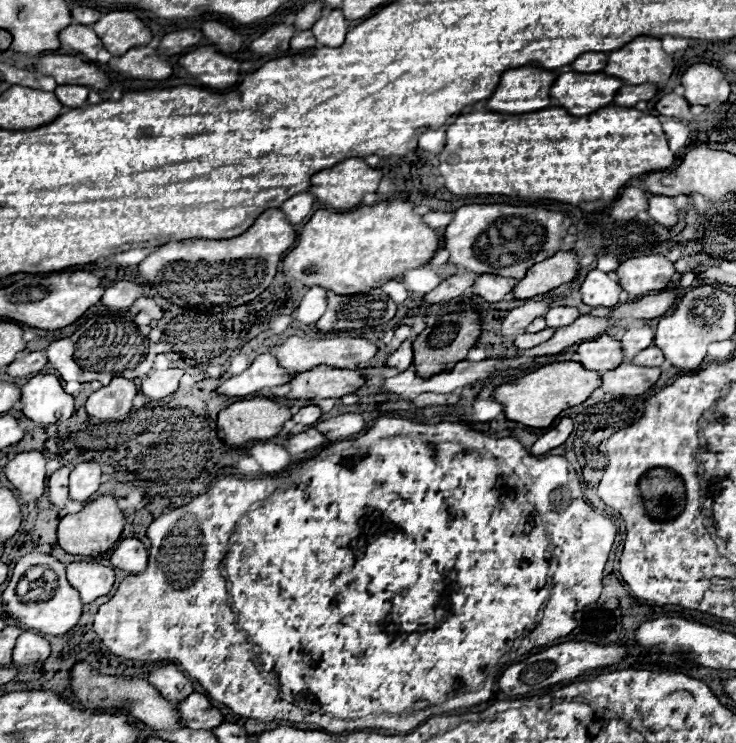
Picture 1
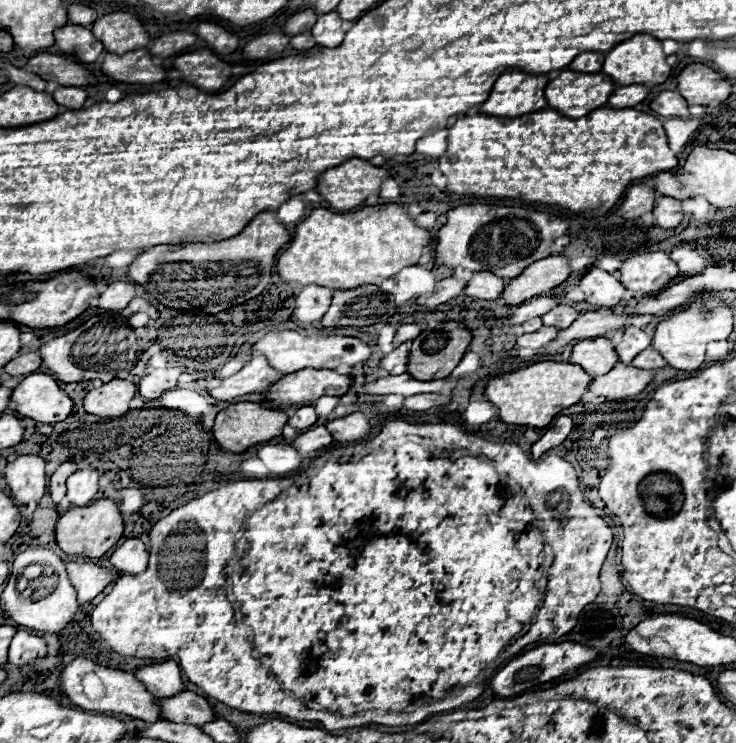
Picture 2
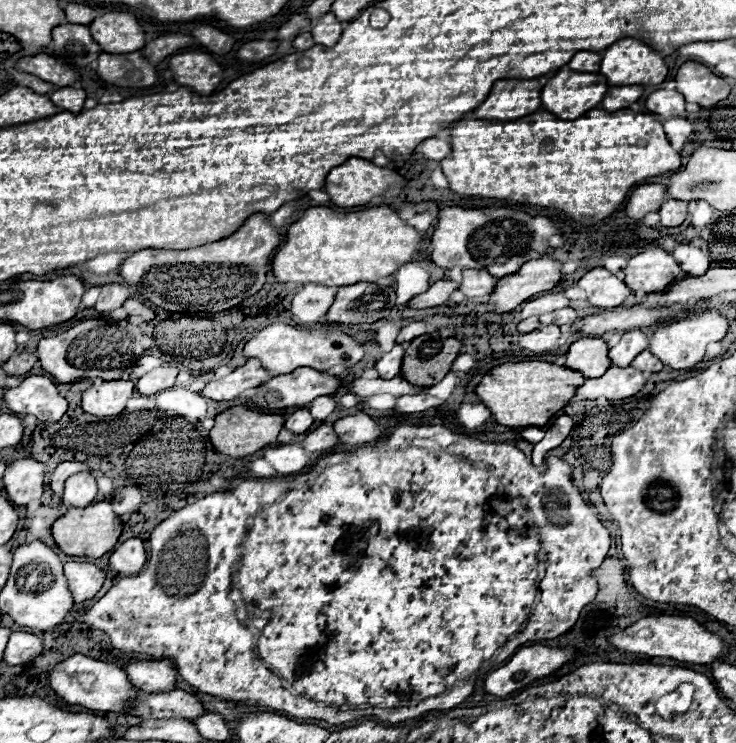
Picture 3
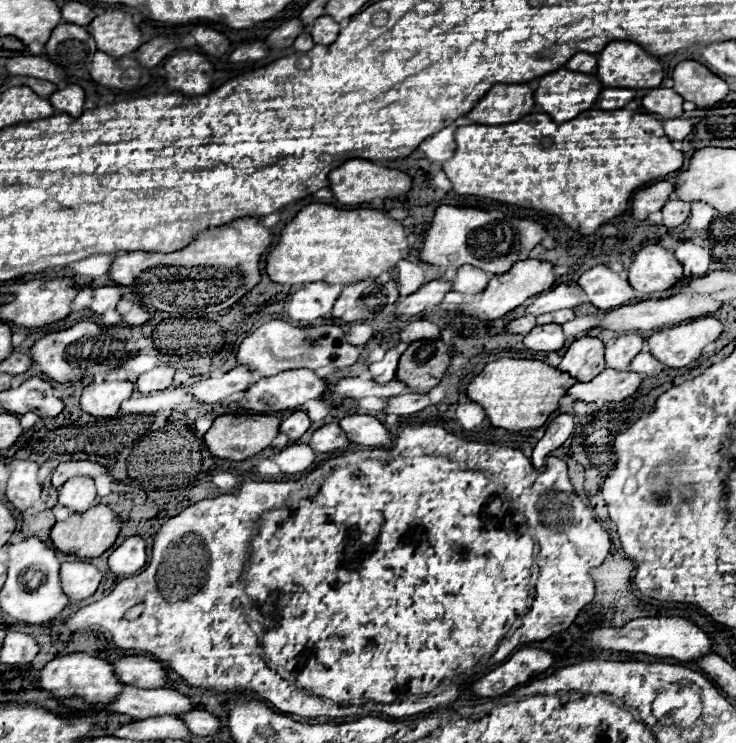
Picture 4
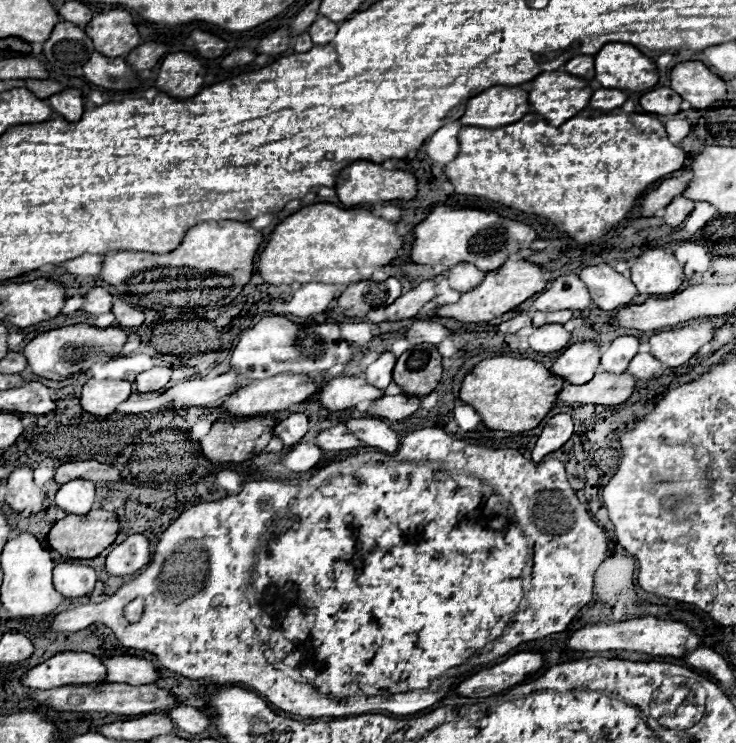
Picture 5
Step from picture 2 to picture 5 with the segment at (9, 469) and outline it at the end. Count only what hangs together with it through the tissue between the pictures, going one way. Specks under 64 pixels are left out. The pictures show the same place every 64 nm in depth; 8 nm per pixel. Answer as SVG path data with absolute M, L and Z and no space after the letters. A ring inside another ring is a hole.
M18 466L8 476L6 504L14 512L38 514L42 510L42 494L40 494L40 488L32 480L32 468L30 466Z

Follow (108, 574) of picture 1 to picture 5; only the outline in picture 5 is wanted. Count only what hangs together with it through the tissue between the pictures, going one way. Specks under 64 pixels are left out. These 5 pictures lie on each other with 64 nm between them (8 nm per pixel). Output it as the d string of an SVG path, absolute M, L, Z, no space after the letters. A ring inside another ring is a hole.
M56 564L52 570L52 584L64 598L86 596L94 590L96 572L90 566L82 564Z

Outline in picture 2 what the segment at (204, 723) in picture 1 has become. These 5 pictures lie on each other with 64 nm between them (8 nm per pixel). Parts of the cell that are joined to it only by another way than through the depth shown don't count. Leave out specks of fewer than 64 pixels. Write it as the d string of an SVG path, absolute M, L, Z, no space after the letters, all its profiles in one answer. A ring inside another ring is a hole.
M190 690L178 692L170 698L156 698L156 706L160 710L160 716L172 722L186 722L186 724L202 726L204 722L210 722L216 718L208 702Z

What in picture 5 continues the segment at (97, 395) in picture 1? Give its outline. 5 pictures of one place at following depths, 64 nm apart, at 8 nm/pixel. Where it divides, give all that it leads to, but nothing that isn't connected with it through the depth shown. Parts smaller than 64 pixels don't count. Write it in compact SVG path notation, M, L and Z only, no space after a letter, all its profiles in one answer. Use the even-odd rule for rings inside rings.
M90 378L82 386L80 406L94 416L108 416L132 394L132 382L128 380L94 380Z

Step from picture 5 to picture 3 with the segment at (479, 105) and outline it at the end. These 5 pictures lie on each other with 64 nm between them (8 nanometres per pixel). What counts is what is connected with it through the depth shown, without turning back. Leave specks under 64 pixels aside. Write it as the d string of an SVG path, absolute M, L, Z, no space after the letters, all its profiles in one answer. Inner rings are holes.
M498 80L488 98L474 110L478 120L516 120L540 108L542 80Z

